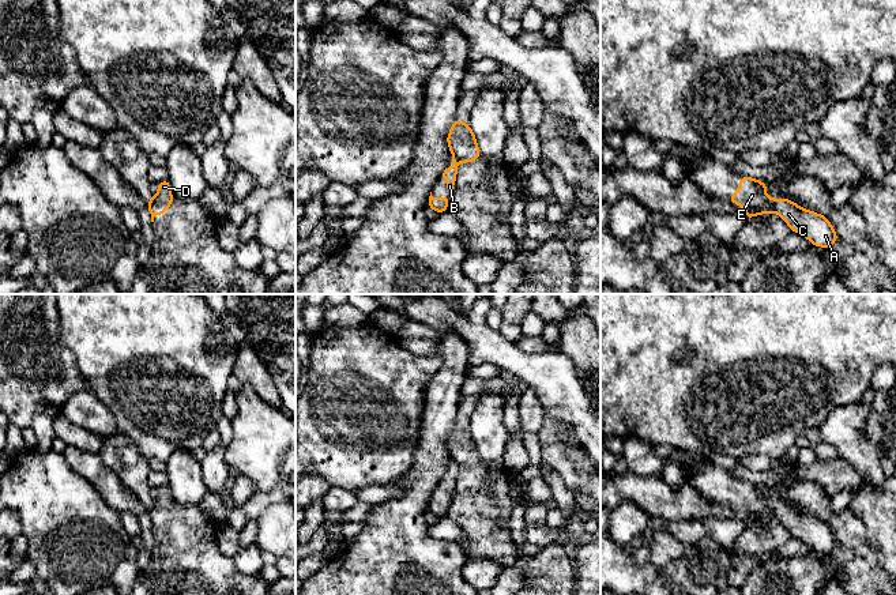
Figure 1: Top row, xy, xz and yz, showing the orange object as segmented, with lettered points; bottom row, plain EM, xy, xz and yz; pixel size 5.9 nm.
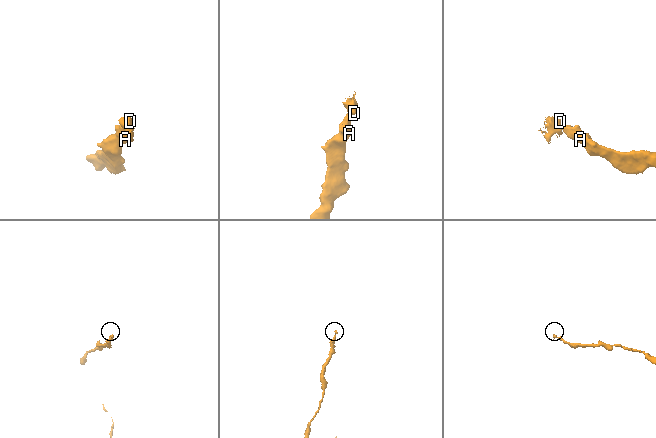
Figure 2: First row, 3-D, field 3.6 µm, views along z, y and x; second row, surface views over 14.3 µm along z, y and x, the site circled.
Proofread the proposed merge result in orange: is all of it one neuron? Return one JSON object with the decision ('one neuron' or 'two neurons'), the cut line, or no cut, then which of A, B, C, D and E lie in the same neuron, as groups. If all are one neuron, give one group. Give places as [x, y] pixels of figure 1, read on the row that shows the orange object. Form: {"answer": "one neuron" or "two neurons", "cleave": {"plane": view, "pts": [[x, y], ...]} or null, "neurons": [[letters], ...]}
{"answer": "two neurons", "cleave": {"plane": "yz", "pts": [[768, 200], [775, 208]]}, "neurons": [["A", "B", "C"], ["D", "E"]]}

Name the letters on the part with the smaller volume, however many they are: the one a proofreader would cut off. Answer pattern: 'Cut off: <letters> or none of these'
Cut off: D, E

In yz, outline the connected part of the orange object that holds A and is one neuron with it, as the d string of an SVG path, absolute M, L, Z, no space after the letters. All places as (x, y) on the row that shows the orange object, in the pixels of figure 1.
M772 197L769 202L790 229L805 236L814 246L831 248L837 241L837 233L827 216L803 210L787 197Z

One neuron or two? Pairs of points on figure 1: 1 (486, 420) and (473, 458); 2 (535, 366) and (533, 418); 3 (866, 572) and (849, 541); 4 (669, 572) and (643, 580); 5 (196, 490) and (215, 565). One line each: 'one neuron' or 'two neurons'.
1: two neurons
2: two neurons
3: one neuron
4: two neurons
5: two neurons

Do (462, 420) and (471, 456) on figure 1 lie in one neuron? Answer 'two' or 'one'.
one

